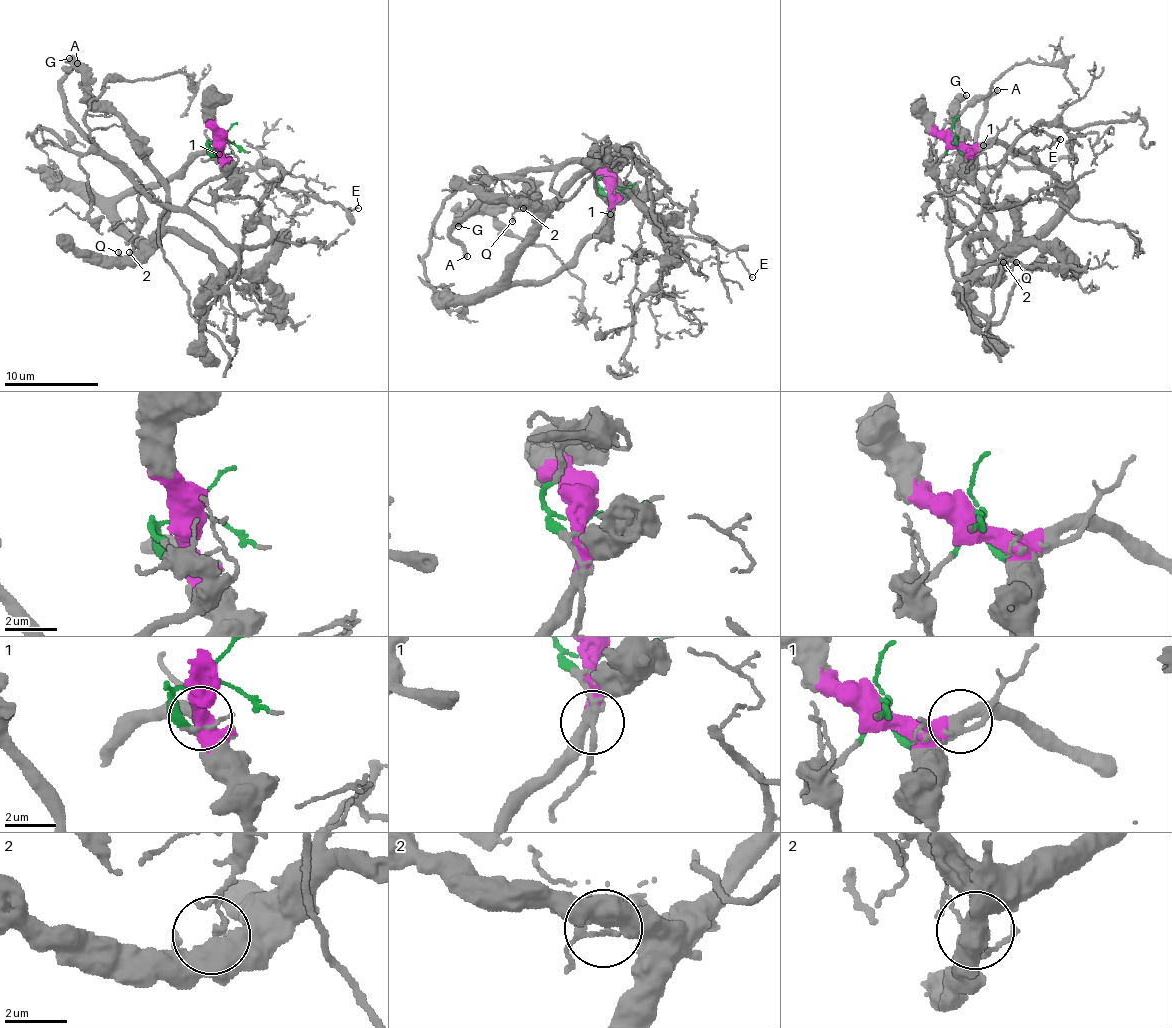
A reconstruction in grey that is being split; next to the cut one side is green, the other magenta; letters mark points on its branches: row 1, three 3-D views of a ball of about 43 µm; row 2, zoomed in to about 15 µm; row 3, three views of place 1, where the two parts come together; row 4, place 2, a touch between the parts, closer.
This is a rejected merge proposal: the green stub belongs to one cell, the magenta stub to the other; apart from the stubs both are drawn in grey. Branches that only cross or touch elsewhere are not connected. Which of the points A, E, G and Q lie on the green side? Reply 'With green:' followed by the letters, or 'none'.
With green: A, E, Q

